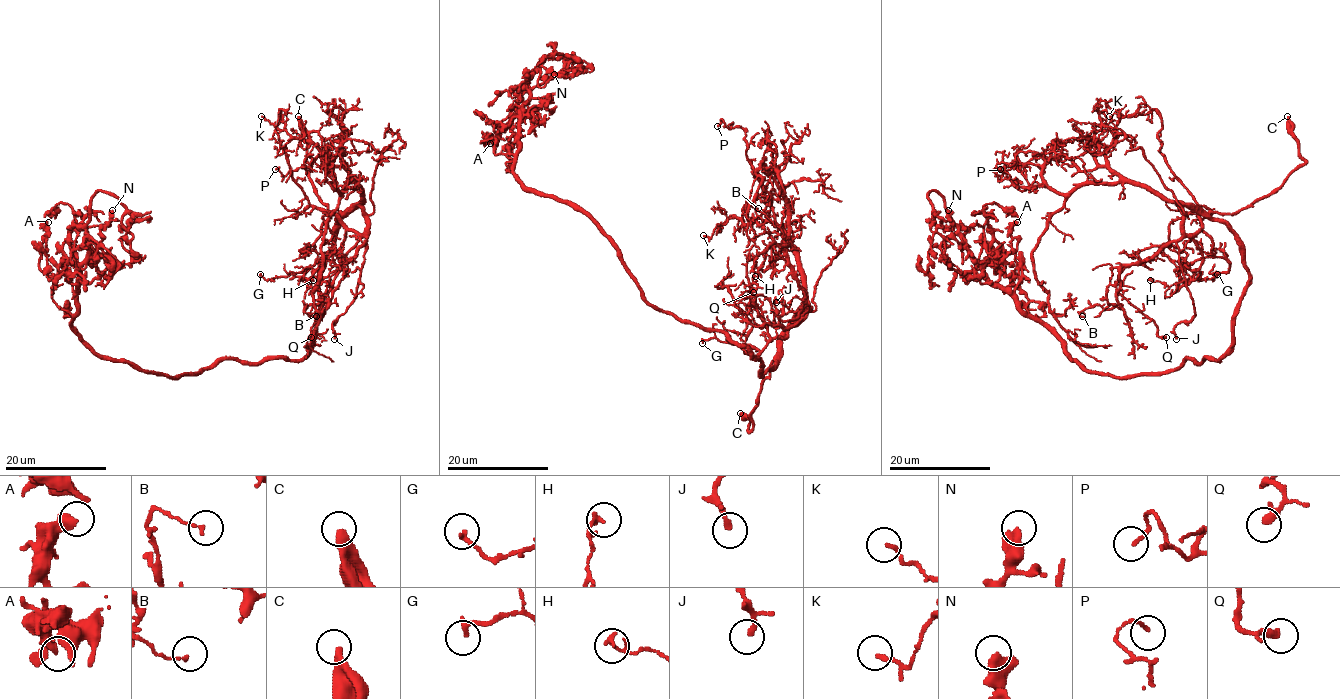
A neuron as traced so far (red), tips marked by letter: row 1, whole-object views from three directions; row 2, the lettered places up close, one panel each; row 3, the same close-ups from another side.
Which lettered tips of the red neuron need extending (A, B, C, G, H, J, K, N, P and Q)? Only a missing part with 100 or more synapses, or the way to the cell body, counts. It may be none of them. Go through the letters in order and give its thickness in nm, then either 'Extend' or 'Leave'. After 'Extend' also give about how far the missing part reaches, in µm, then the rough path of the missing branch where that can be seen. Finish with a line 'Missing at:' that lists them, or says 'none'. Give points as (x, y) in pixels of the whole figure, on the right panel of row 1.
A: Thickness 320 nm. Leave
B: Thickness 130 nm. Leave
C: Thickness 400 nm. Extend. Missing length about 30 µm
G: Thickness 180 nm. Leave
H: Thickness 190 nm. Leave
J: Thickness 170 nm. Leave
K: Thickness 170 nm. Leave
N: Thickness 360 nm. Leave
P: Thickness 140 nm. Leave
Q: Thickness 360 nm. Leave
Missing at: C

